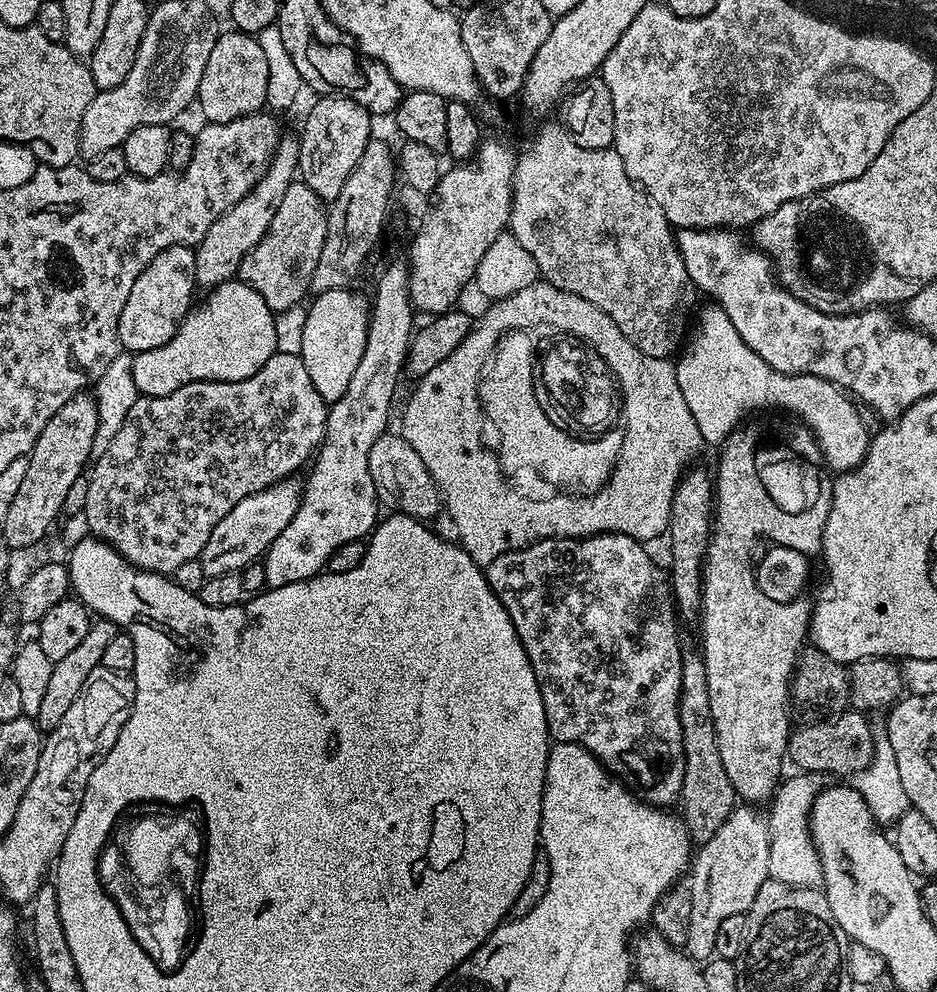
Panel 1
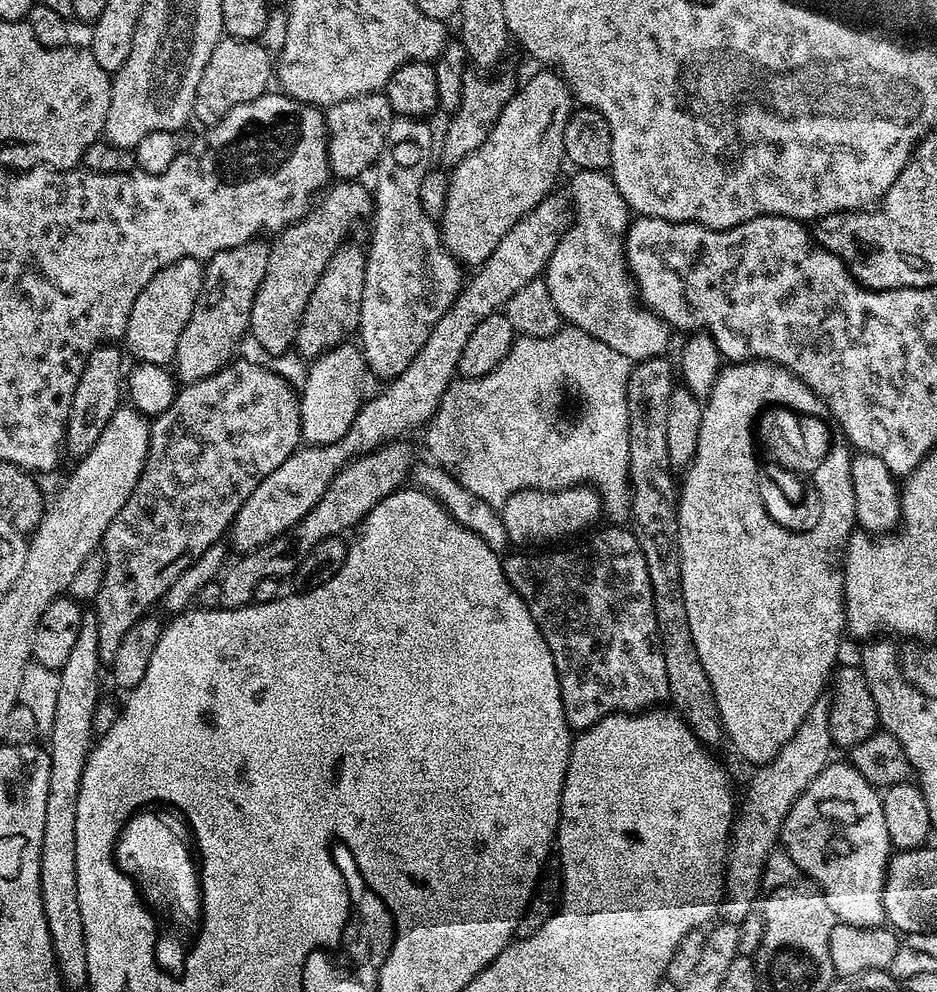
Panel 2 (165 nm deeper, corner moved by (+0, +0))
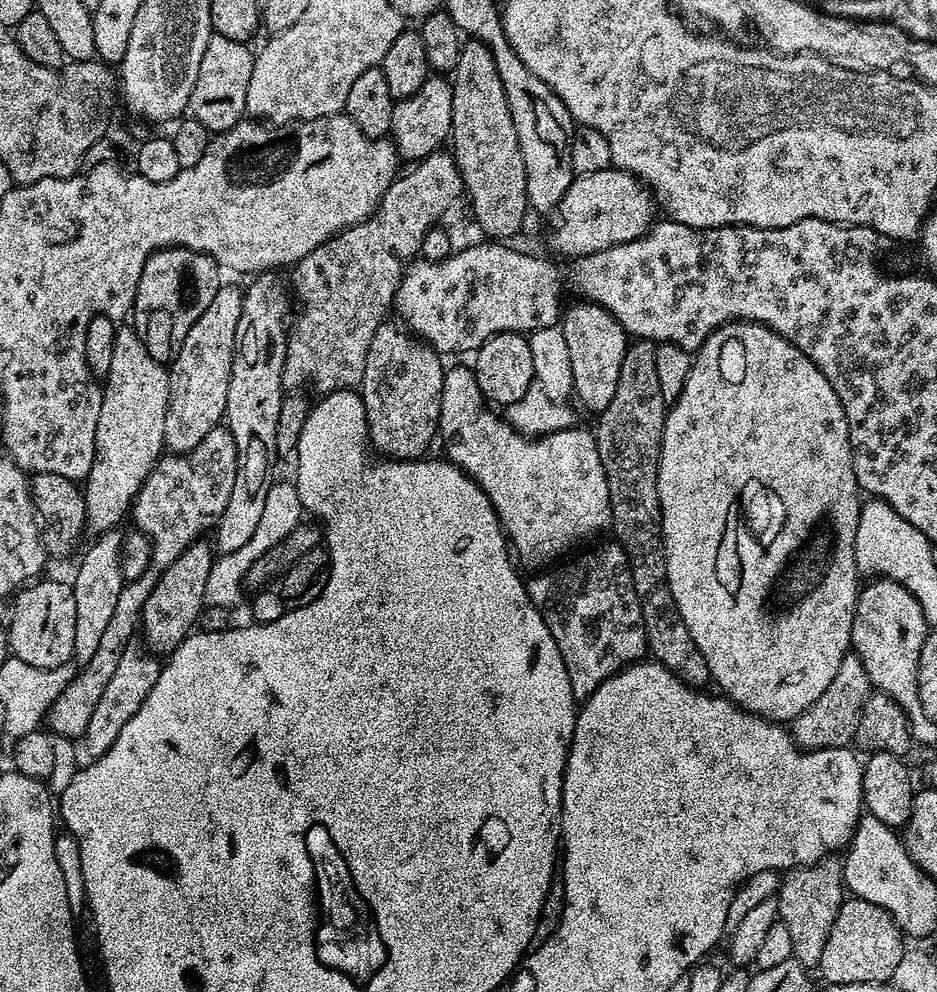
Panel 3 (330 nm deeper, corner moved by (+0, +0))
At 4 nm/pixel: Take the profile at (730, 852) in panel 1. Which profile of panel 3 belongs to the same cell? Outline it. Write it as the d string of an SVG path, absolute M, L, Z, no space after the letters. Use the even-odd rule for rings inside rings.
M854 654L842 658L842 666L838 666L838 674L830 681L830 686L802 710L790 722L792 741L800 748L842 748L853 743L856 735L856 724L860 720L860 711L870 695L868 675L862 662Z

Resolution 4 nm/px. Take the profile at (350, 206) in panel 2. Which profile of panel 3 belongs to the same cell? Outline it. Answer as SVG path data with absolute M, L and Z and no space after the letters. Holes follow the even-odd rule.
M437 150L431 152L423 160L419 161L408 173L401 175L395 182L386 190L386 194L380 200L380 204L376 207L376 211L372 215L365 218L360 224L355 224L349 228L344 228L335 236L329 238L326 242L322 242L322 246L318 246L314 250L310 250L310 254L306 254L306 258L302 258L291 269L292 280L290 279L291 287L294 289L294 296L300 299L300 304L304 309L300 312L300 317L295 317L294 323L291 325L288 333L288 353L286 354L286 362L284 363L284 373L282 374L282 382L285 389L300 390L305 386L304 383L309 380L314 387L317 388L317 393L327 394L329 392L337 392L340 388L355 389L362 382L362 374L366 374L366 353L370 351L370 341L374 338L374 330L378 330L380 324L385 323L389 319L390 313L394 308L396 299L396 291L400 285L400 280L404 276L406 265L417 259L421 255L420 247L426 234L433 226L441 223L441 216L446 210L450 202L454 202L462 196L464 192L464 183L462 182L462 174L456 165L456 159L452 157L451 151Z

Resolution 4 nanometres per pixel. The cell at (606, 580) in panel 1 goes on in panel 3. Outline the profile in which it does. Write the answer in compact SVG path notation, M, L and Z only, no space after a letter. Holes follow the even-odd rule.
M609 542L593 552L582 553L569 564L563 564L556 566L561 568L541 571L544 572L541 576L529 579L528 593L550 634L554 634L554 642L558 642L562 662L566 662L566 674L570 674L570 690L574 698L577 702L583 702L590 694L594 694L602 681L610 679L615 672L621 672L629 664L643 661L648 652L648 639L642 622L642 610L638 606L638 594L634 590L628 559L621 544Z

